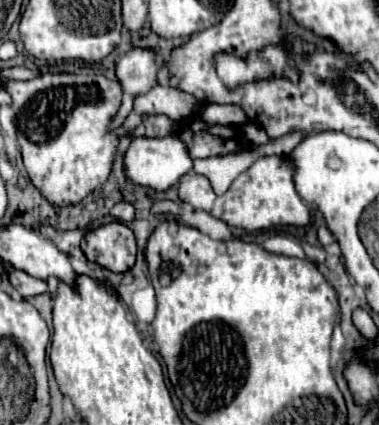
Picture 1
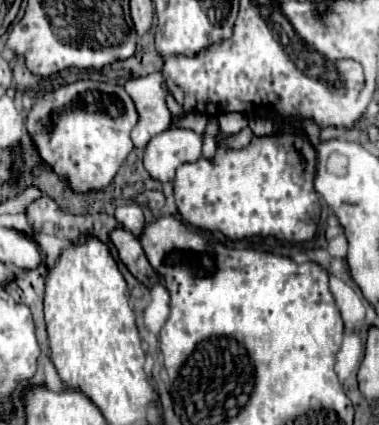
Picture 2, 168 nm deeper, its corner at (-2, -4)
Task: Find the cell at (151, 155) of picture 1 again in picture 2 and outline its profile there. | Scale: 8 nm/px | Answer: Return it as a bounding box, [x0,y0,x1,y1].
[144,128,202,182]

